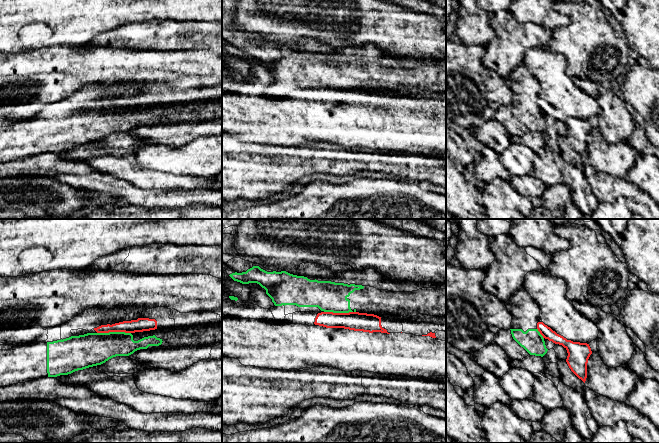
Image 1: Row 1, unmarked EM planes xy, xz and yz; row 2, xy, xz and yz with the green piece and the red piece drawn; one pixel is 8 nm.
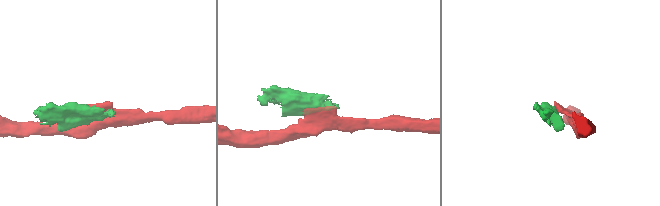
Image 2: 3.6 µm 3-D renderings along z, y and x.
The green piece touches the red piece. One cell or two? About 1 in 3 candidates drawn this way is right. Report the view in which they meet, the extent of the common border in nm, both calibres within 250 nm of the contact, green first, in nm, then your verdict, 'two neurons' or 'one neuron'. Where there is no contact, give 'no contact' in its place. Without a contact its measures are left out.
meets green in xy; contact 280 nm long; 260 nm thick on the green side, 110 nm on the other; two neurons

